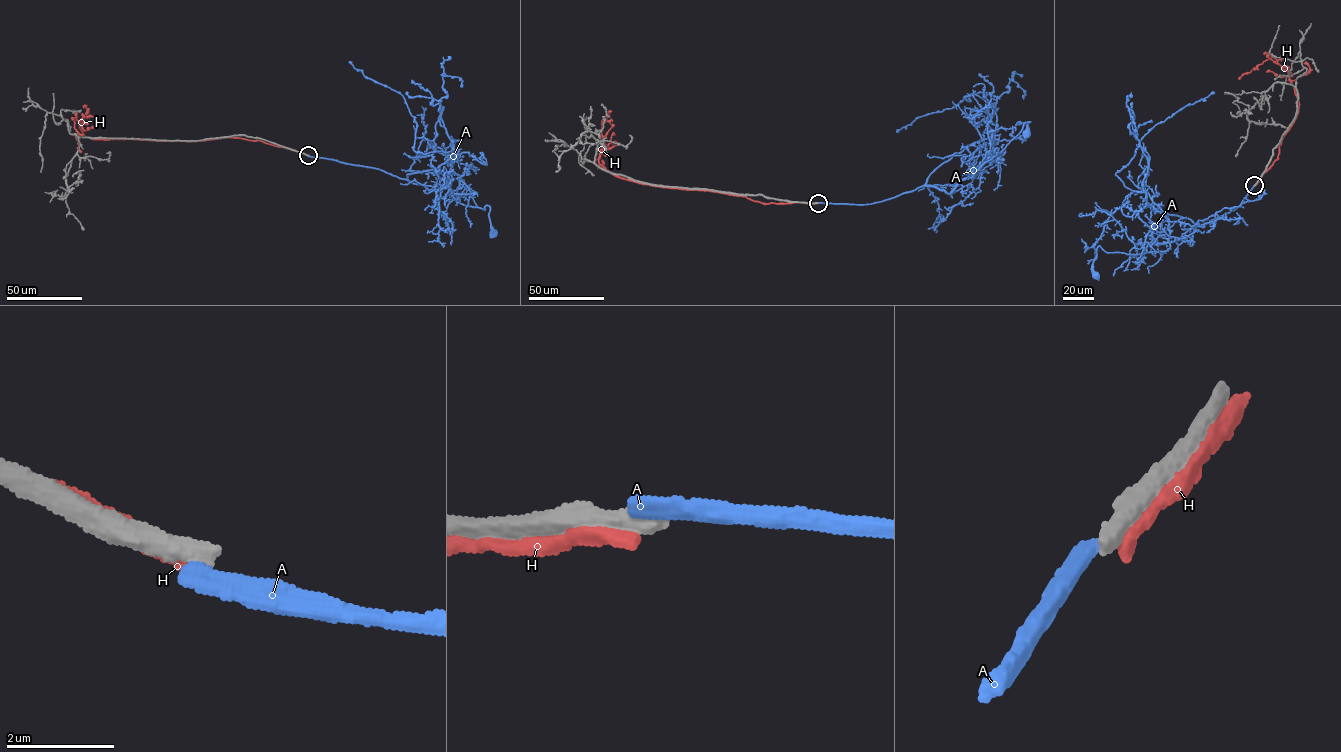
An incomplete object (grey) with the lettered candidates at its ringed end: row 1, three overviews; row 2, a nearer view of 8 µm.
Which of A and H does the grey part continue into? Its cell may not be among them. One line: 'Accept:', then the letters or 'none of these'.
Accept: none of these

